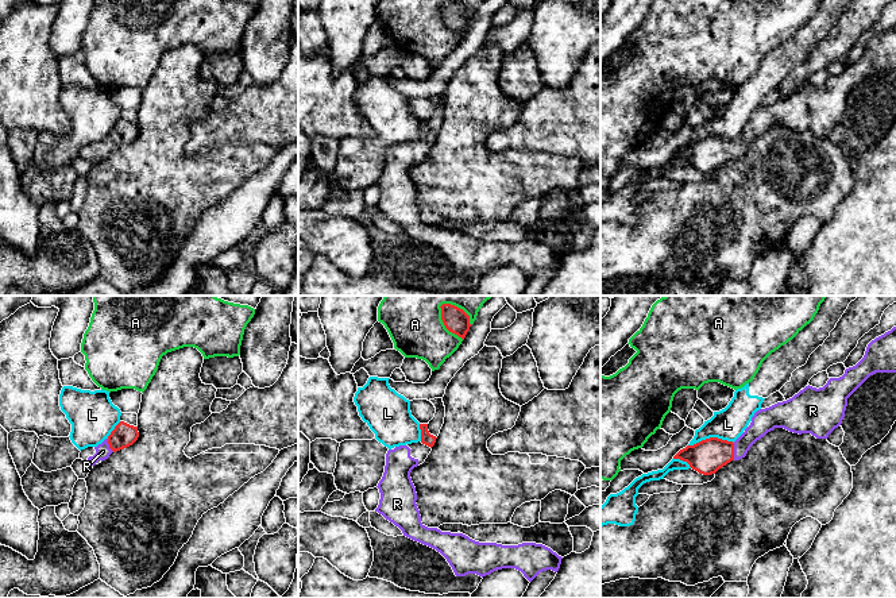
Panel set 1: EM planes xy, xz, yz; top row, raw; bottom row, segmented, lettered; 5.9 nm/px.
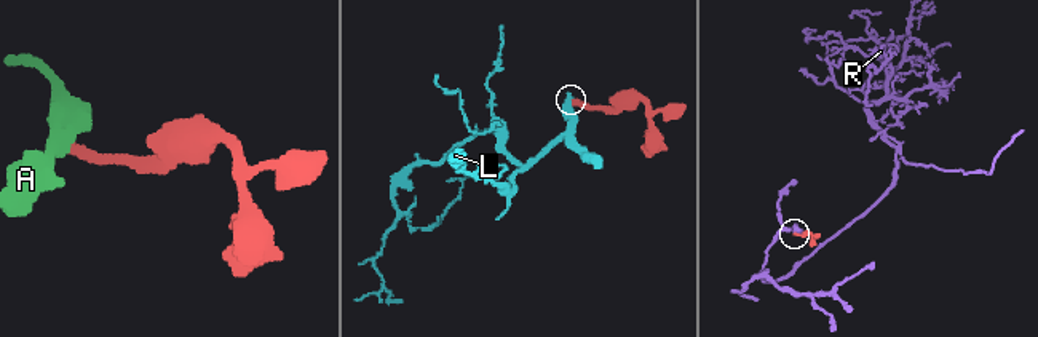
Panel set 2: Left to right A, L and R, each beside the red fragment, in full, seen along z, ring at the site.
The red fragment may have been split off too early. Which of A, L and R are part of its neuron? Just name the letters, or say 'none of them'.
R

